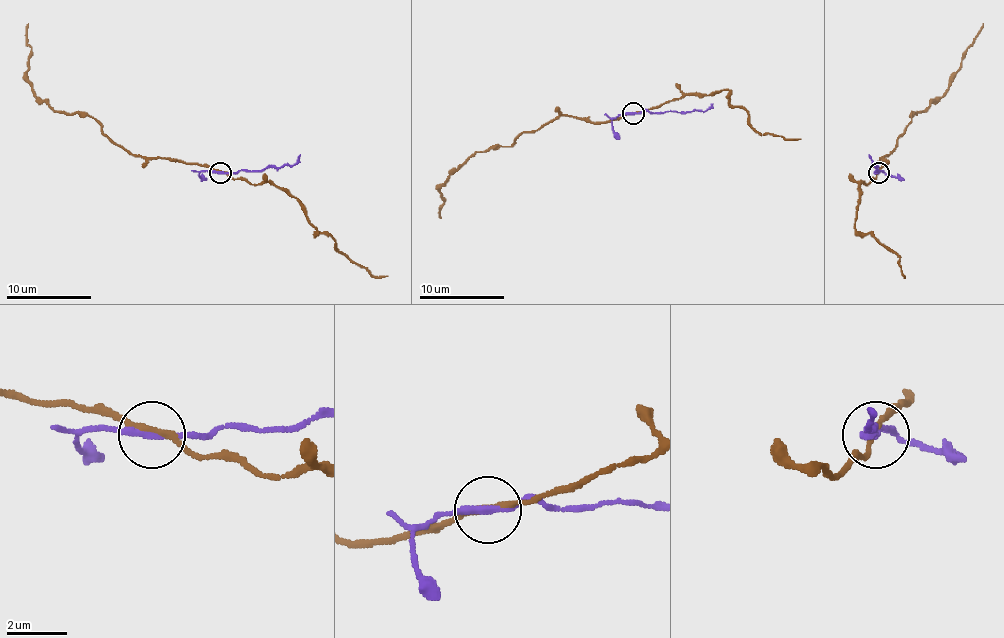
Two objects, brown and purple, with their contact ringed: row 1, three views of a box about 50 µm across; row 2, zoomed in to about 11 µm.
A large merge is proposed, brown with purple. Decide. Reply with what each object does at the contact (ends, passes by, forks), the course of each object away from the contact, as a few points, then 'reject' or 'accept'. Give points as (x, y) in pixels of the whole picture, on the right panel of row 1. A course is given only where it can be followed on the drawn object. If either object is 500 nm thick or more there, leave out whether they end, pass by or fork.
brown passes by; purple passes by; brown runs (878, 171), (886, 162), (880, 158), (897, 145), (912, 117), (944, 94), (963, 51), (982, 24); purple runs (878, 173), (869, 154); reject

